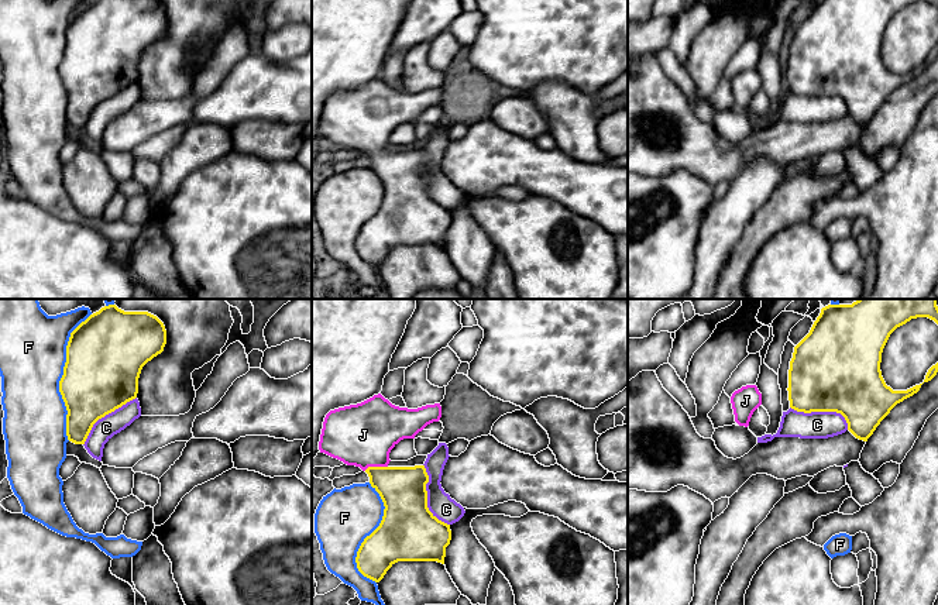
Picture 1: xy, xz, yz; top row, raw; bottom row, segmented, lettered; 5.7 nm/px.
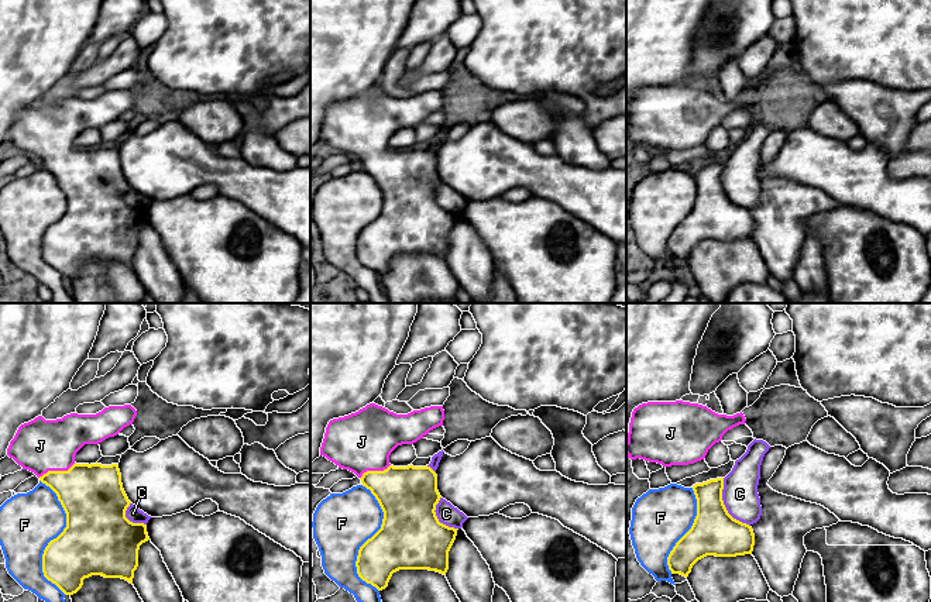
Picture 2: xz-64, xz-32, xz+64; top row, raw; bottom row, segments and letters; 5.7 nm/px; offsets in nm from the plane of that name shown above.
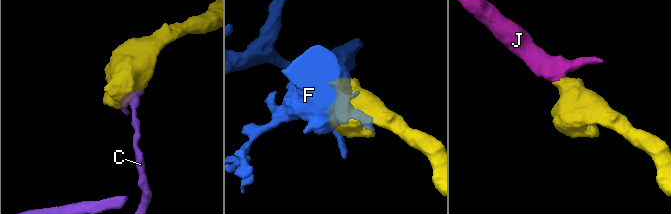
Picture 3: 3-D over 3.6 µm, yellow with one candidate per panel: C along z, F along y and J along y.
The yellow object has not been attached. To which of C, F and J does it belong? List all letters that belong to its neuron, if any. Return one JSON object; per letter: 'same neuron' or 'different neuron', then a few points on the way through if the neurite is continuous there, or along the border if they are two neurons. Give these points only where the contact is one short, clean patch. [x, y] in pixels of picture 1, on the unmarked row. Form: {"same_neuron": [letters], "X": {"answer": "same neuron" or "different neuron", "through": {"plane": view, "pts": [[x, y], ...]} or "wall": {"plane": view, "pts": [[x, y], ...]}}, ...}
{"same_neuron": ["J"], "C": {"answer": "different neuron"}, "F": {"answer": "different neuron"}, "J": {"answer": "same neuron", "through": {"plane": "xz", "pts": [[402, 174], [375, 151], [363, 119]]}}}

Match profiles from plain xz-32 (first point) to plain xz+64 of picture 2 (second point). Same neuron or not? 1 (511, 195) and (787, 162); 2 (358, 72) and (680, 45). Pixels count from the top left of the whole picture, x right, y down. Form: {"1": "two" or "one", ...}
{"1": "two", "2": "one"}

